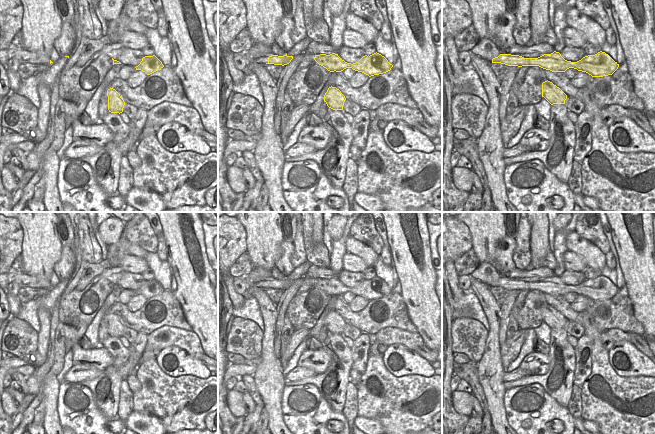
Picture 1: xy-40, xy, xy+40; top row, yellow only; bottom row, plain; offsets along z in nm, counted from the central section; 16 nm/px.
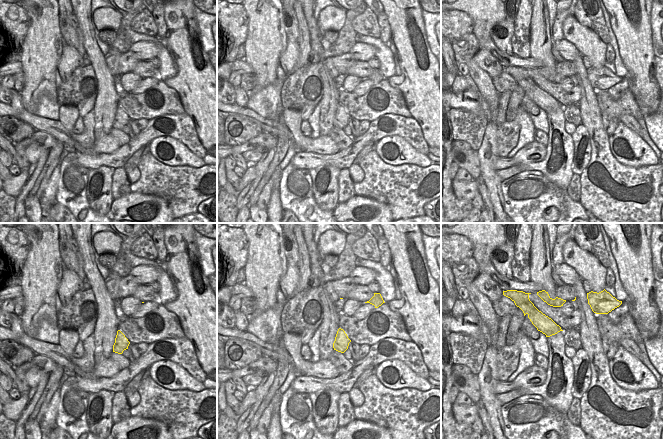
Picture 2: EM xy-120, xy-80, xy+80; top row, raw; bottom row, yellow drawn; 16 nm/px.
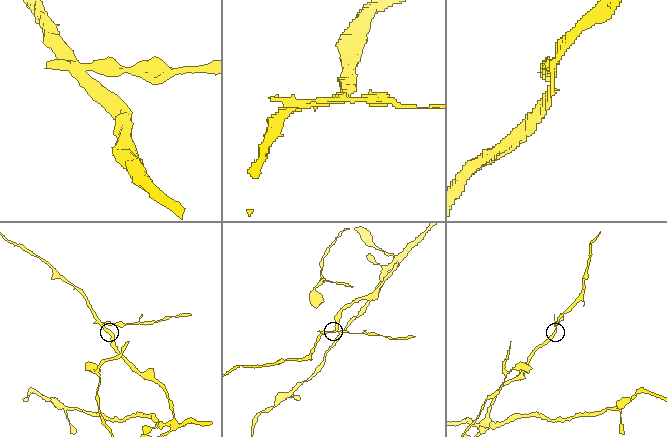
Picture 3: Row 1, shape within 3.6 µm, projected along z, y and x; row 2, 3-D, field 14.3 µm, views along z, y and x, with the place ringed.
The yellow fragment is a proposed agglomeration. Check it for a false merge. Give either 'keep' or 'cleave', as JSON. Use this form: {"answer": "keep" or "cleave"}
{"answer": "cleave"}

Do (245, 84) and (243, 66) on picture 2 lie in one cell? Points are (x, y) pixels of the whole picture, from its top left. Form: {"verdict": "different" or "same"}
{"verdict": "different"}

